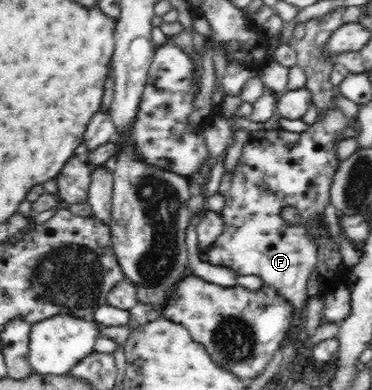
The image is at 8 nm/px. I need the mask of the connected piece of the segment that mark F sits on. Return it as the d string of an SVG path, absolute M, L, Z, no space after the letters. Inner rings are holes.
M332 92L332 96L330 96L330 100L328 100L328 104L326 104L326 106L317 106L318 111L316 114L316 120L314 124L310 124L304 132L286 132L285 129L261 129L249 134L247 143L243 148L243 157L240 158L238 168L236 168L232 174L232 180L230 180L230 190L226 195L224 195L225 206L220 214L223 227L222 233L216 240L214 246L207 251L208 262L210 264L213 264L214 266L230 267L239 275L256 274L260 276L263 282L267 282L270 286L275 286L288 299L288 301L292 301L292 303L294 303L294 307L296 307L296 310L302 308L304 303L308 300L308 277L310 276L312 270L317 266L320 250L322 250L322 248L326 248L326 244L328 244L330 240L333 240L331 237L332 232L329 233L329 229L324 223L324 210L329 203L329 189L332 184L334 174L338 171L340 165L340 158L338 158L338 144L342 142L342 132L350 126L348 116L340 110L340 106L338 106L338 102L336 102L334 98L335 97ZM288 205L295 207L301 212L301 224L287 225L281 218L281 209Z

